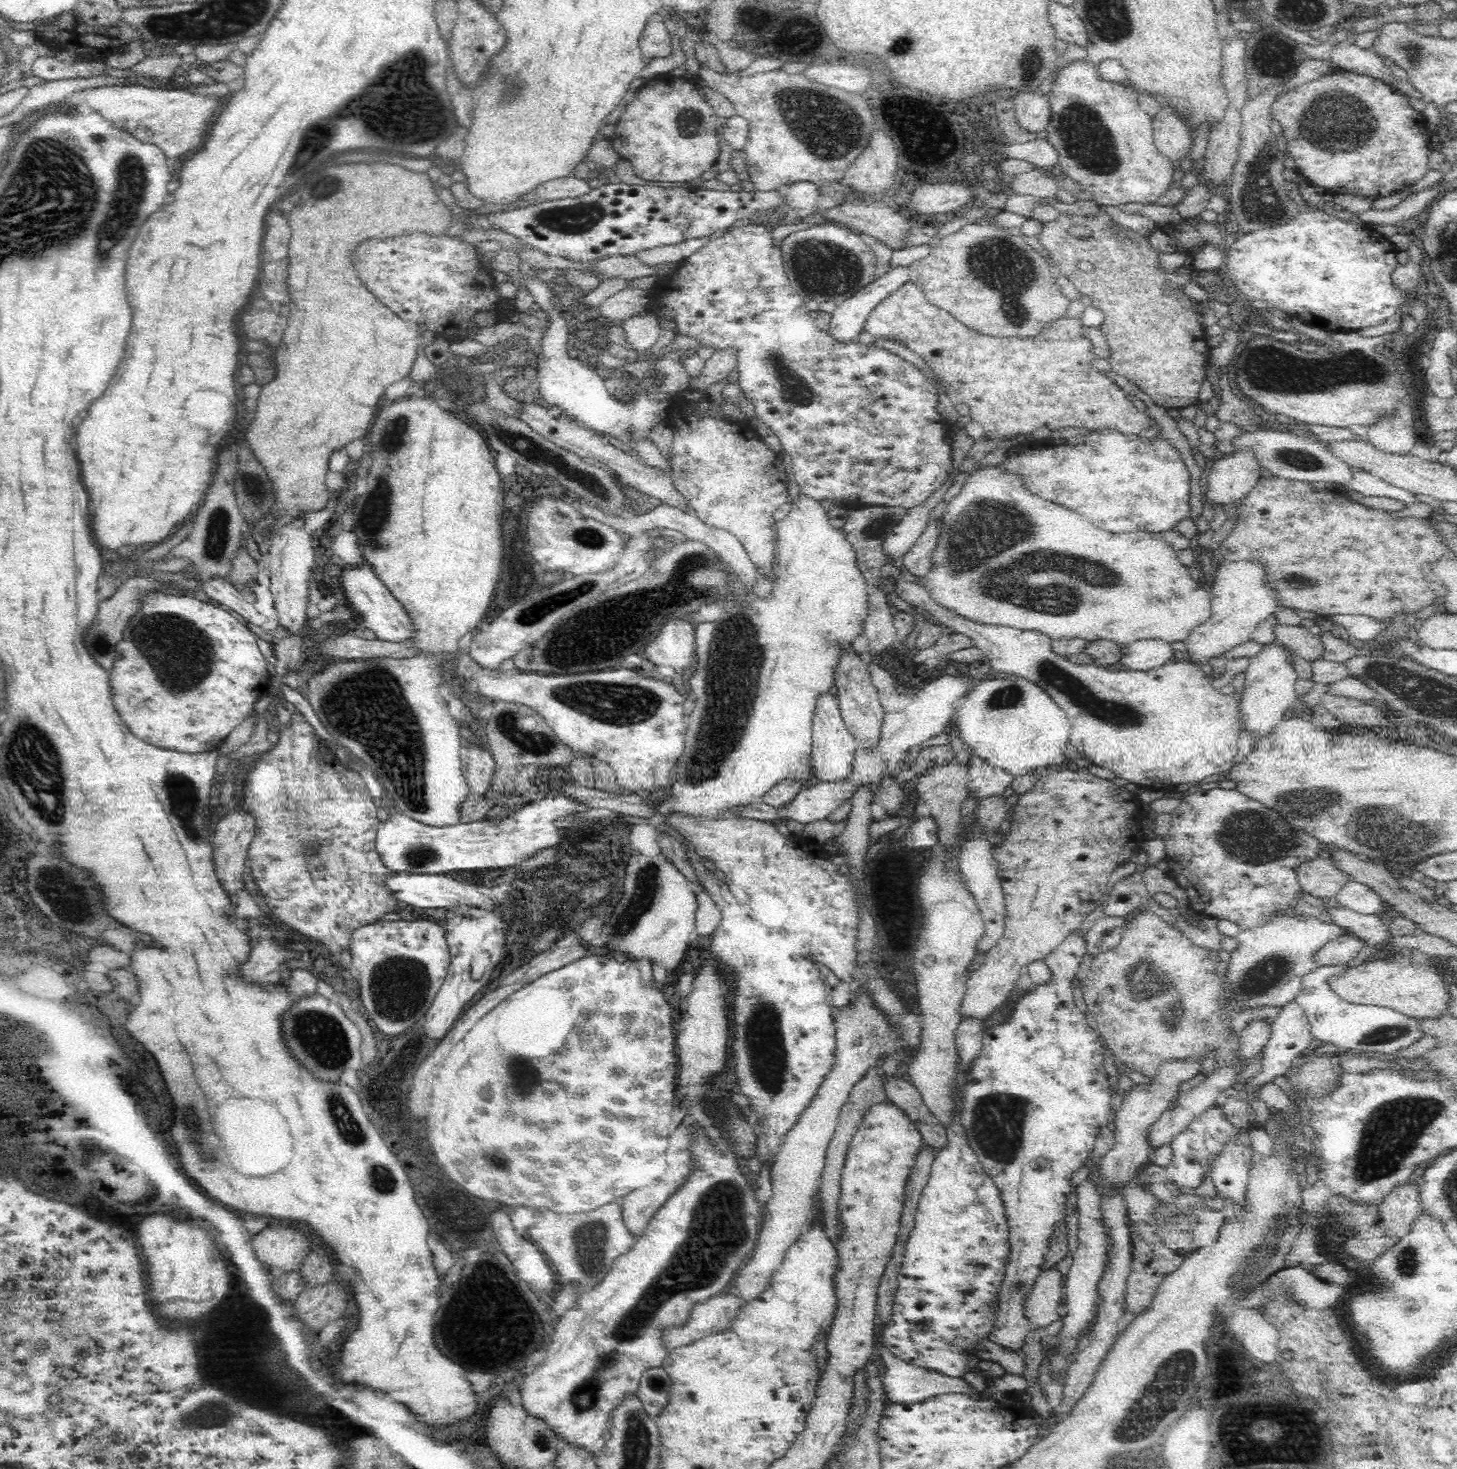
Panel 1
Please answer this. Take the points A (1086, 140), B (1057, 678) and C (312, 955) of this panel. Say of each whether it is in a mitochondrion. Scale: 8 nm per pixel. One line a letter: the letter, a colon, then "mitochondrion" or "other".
A: mitochondrion
B: mitochondrion
C: other

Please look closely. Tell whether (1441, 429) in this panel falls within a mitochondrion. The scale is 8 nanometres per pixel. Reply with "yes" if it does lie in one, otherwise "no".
no

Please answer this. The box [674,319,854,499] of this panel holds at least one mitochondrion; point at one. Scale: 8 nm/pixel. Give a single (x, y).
(795, 392)

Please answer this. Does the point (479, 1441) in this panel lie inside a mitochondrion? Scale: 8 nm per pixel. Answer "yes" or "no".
no

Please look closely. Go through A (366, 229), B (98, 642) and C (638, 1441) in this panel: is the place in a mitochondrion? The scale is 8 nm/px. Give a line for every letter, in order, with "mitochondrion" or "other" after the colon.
A: other
B: mitochondrion
C: mitochondrion

